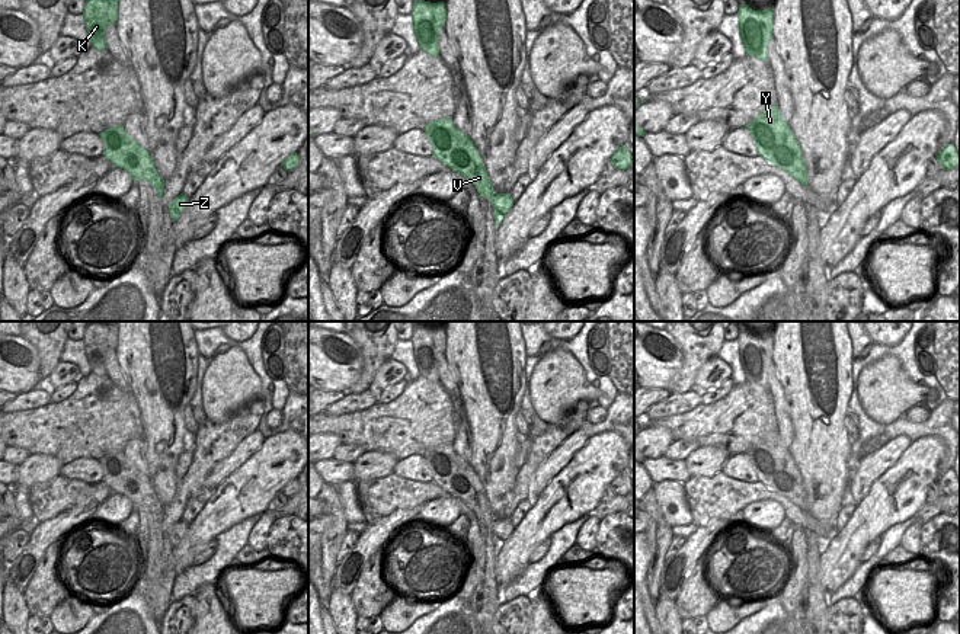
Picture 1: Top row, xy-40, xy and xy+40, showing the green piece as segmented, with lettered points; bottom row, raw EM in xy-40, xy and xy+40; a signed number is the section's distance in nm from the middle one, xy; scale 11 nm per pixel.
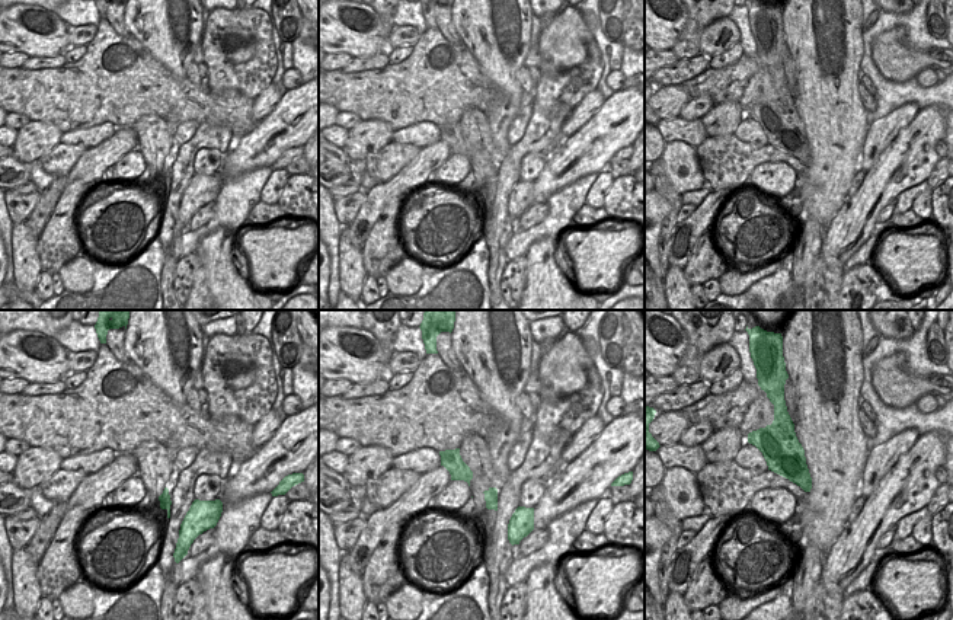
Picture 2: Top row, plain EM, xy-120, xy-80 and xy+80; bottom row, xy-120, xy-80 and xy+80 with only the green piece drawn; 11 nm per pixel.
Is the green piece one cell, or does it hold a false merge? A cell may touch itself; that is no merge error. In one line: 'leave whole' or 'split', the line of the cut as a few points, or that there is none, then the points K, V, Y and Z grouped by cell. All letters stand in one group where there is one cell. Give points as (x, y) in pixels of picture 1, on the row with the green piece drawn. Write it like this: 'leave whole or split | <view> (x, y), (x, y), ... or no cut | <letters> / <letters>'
split | xy (495, 192), (492, 198) | K V Y / Z

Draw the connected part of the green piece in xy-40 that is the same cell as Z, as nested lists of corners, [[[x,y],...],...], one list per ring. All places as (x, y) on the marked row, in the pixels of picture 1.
[[[183,193],[176,196],[170,204],[169,204],[169,212],[170,218],[175,222],[180,214],[185,211],[186,205],[189,202],[189,198],[186,198]]]

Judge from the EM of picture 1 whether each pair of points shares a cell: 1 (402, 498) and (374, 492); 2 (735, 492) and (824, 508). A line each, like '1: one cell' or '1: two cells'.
1: one cell
2: two cells

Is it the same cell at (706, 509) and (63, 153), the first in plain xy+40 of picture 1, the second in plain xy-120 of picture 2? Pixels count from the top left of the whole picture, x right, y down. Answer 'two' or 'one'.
one

